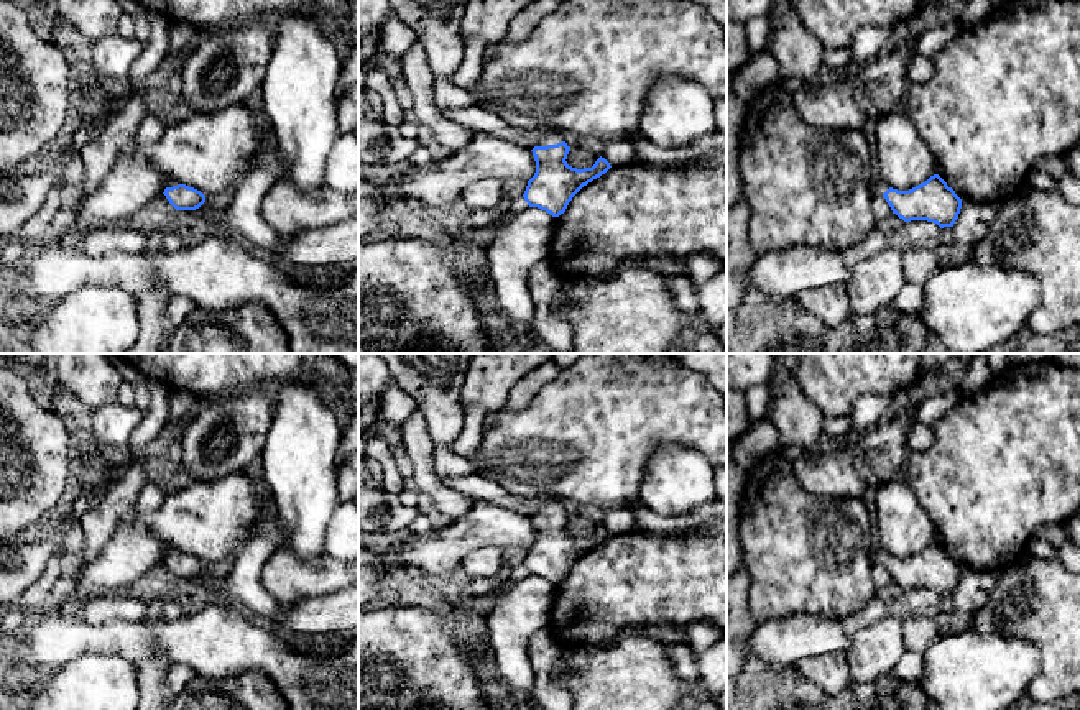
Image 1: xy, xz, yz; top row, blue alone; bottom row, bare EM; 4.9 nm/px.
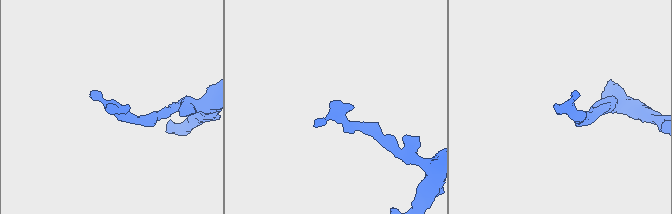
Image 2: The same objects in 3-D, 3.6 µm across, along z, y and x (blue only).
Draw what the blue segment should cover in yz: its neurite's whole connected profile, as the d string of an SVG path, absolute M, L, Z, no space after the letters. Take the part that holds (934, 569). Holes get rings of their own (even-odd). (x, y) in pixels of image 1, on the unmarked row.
M939 542L909 559L893 557L883 547L873 549L871 557L875 564L881 562L893 582L904 590L927 588L940 597L953 595L962 577L962 567Z

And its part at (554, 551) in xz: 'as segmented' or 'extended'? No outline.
extended

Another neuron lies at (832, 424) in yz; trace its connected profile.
M825 416L824 432L828 436L845 436L852 431L852 421L848 416Z

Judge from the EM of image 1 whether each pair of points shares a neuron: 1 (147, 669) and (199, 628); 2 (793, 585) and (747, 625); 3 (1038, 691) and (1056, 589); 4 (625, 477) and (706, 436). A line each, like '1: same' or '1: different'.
1: different
2: different
3: same
4: same

